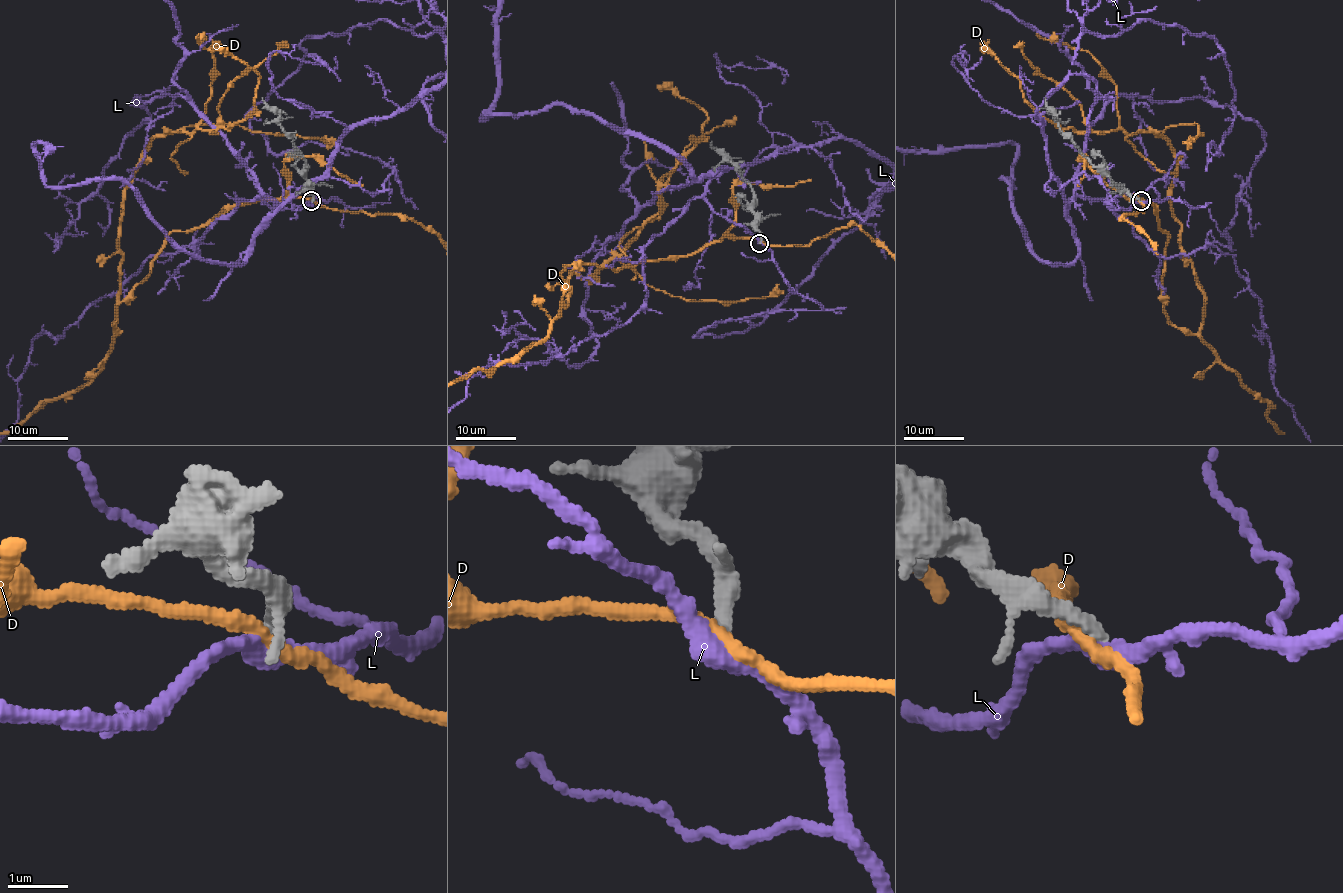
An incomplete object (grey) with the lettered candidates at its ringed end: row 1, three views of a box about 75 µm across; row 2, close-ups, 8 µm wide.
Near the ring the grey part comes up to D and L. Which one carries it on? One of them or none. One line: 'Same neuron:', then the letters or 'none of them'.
Same neuron: none of them

